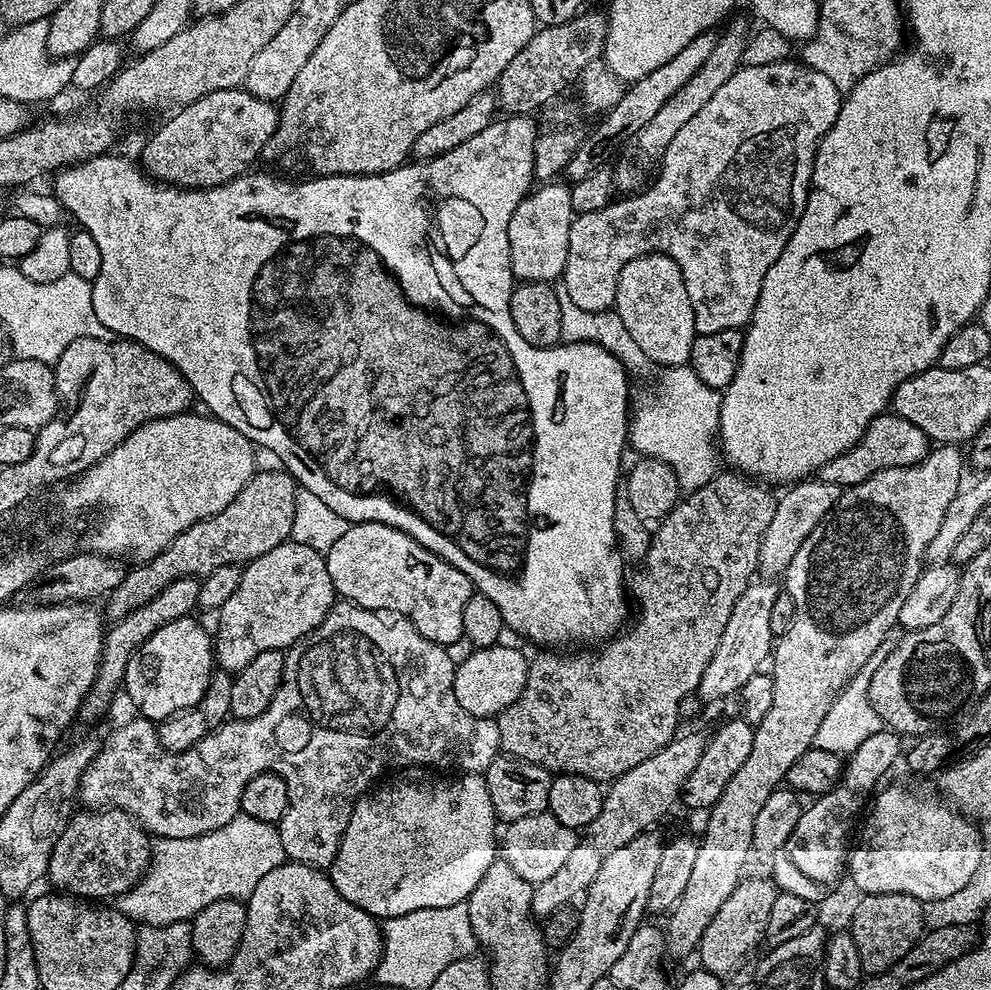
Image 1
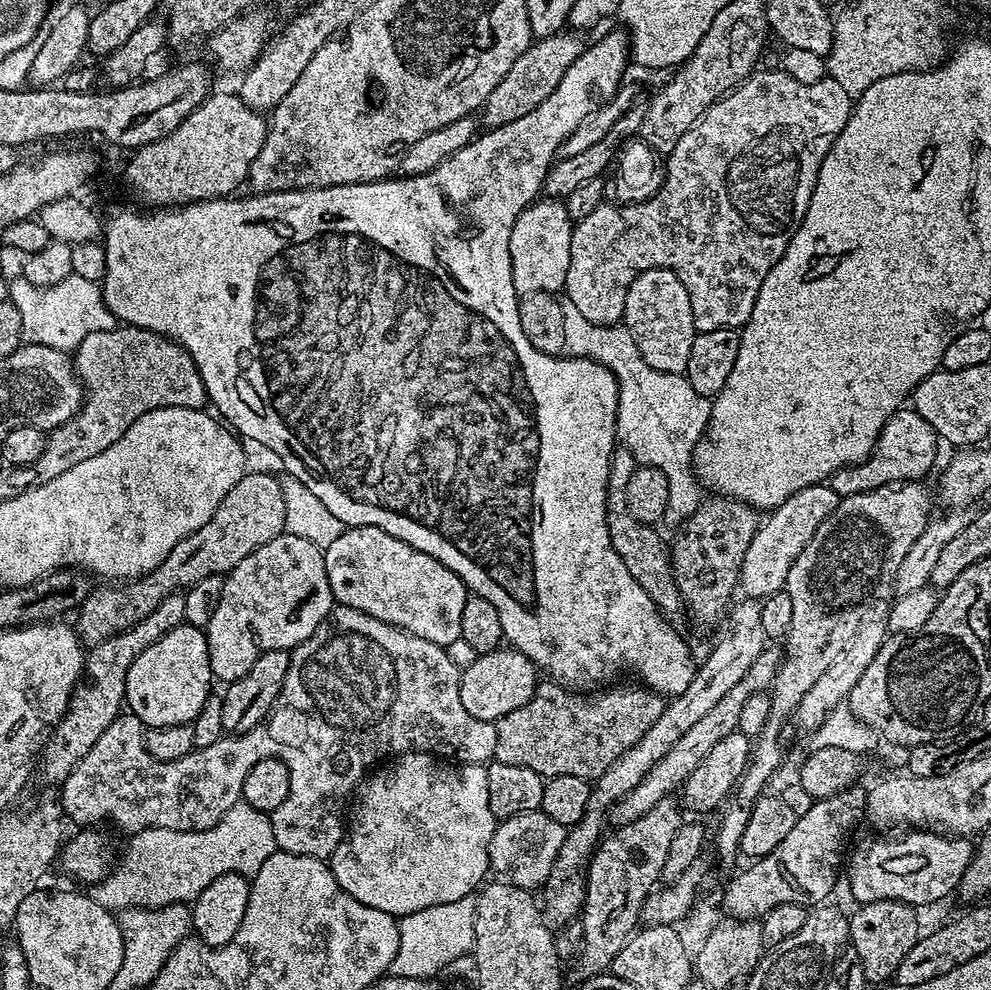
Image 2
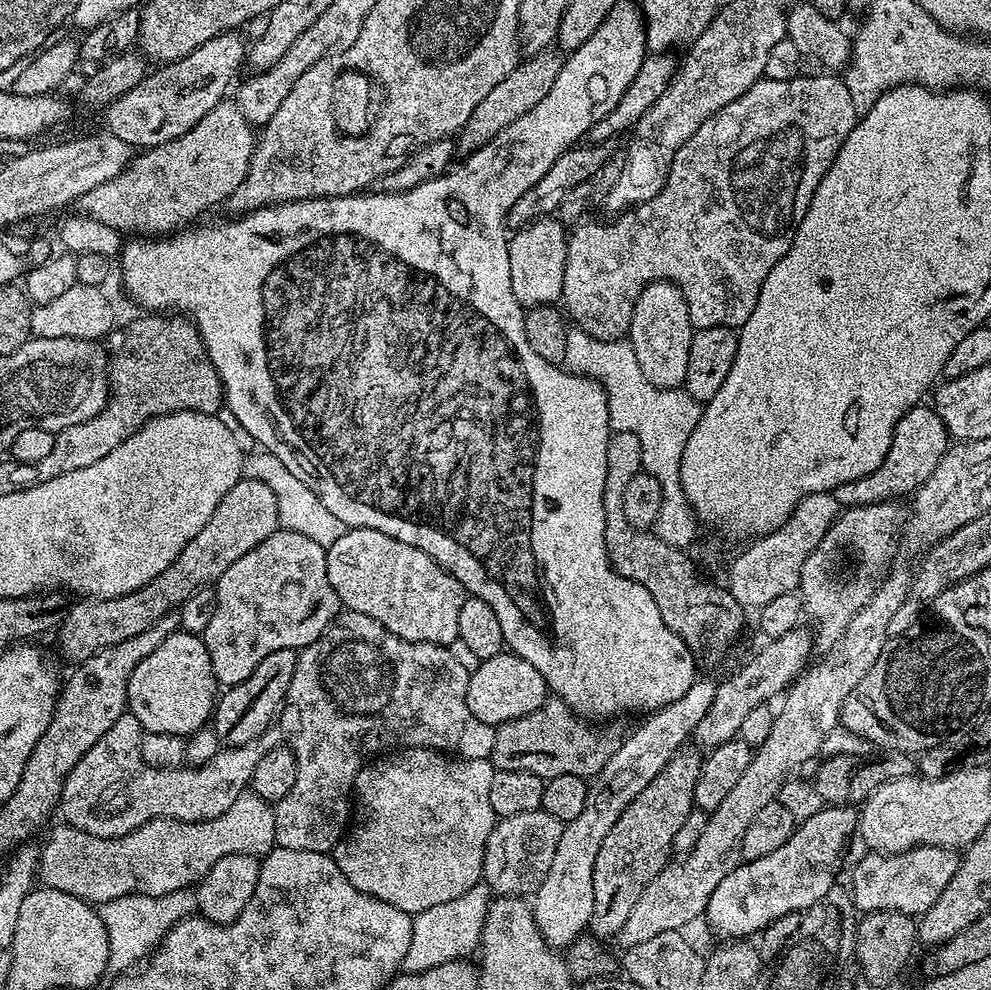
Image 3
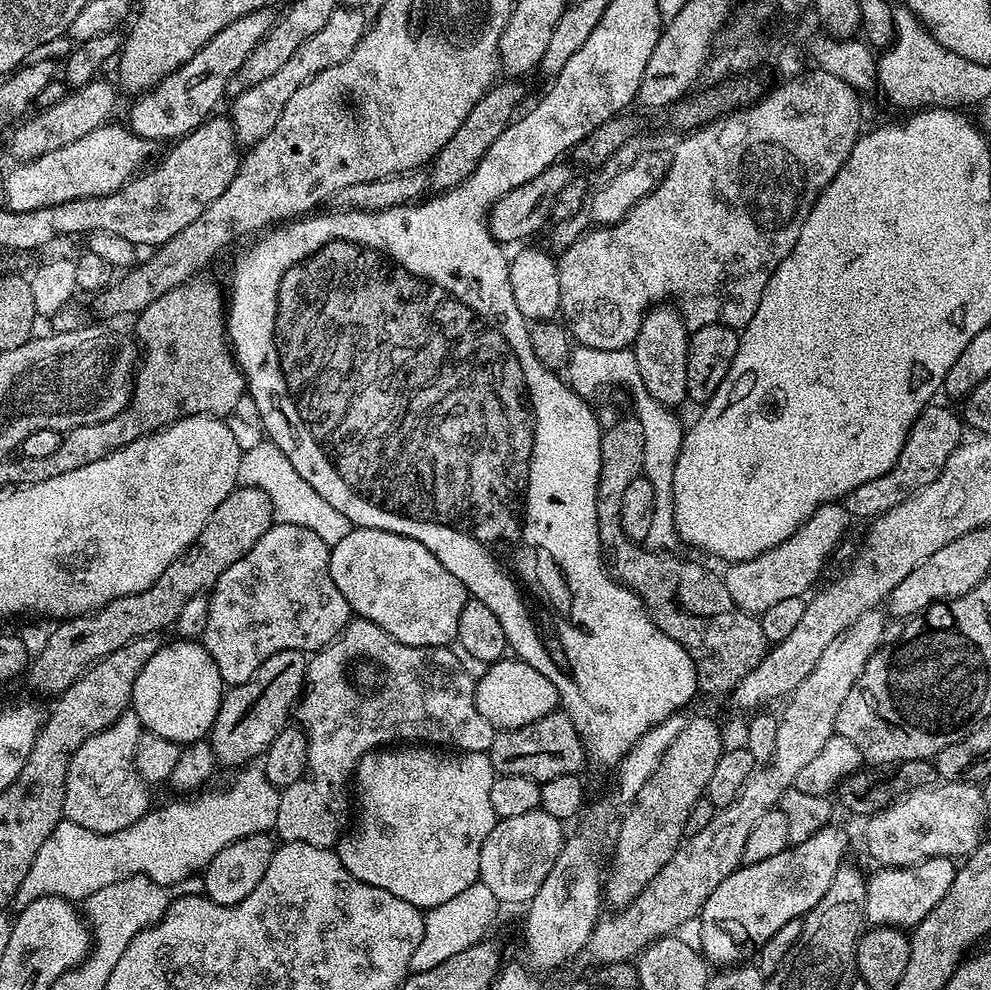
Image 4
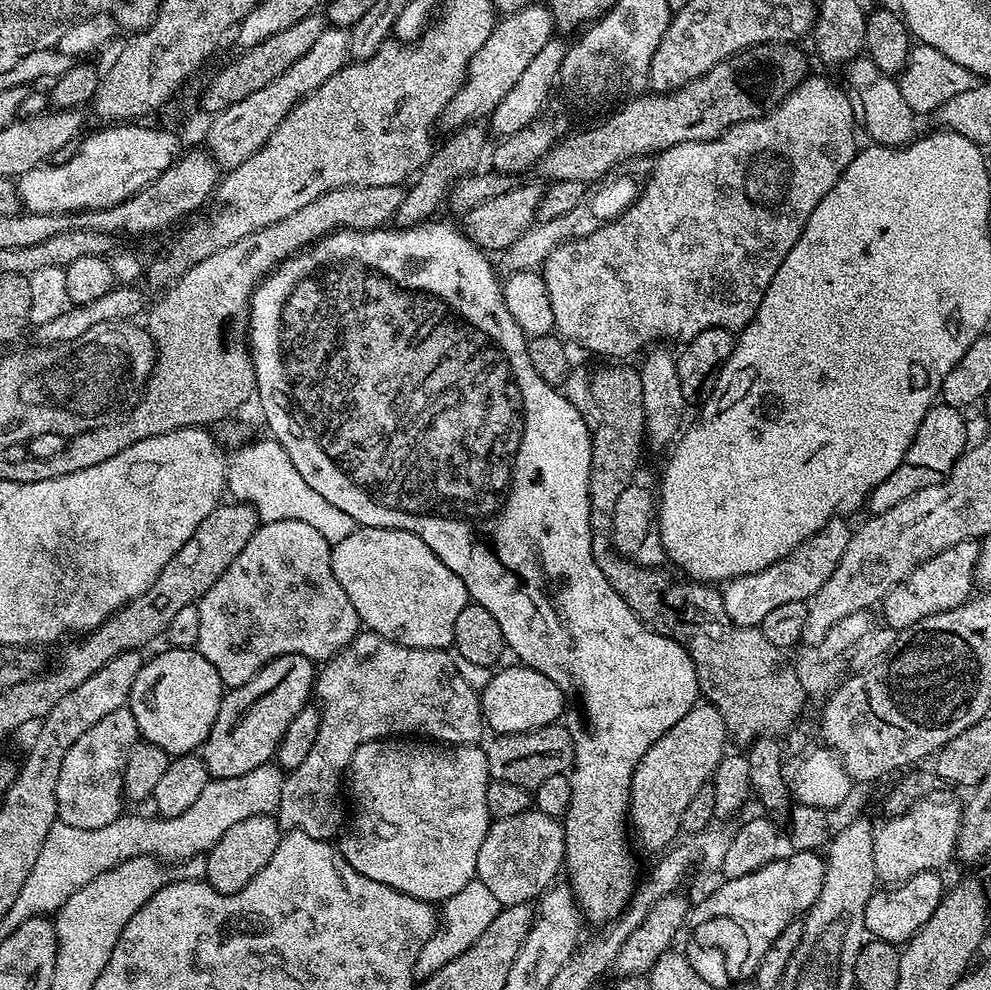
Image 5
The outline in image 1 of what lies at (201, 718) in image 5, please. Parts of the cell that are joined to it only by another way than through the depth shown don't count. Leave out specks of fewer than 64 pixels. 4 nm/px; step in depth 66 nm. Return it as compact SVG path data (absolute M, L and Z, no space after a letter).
M195 615L183 616L174 622L166 622L162 630L154 630L150 638L140 645L140 649L130 658L124 671L123 691L128 691L132 704L145 720L159 722L170 718L170 714L178 714L187 708L195 708L206 694L206 686L214 671L214 640L202 625L196 621Z

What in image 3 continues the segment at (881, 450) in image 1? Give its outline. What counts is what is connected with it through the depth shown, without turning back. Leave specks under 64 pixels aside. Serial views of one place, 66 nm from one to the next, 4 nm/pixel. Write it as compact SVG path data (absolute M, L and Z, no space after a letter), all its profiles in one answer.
M921 402L902 414L894 430L890 450L886 450L886 458L882 458L882 466L878 466L878 470L832 489L831 494L839 502L841 509L896 502L901 499L899 496L911 497L926 482L926 478L934 474L934 466L942 462L950 447L950 437L942 418L938 418L935 407L928 405L927 408L926 405L927 403Z

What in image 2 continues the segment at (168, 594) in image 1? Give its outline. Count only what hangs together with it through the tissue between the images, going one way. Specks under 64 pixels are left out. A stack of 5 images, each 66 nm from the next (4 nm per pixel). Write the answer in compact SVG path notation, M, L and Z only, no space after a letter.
M175 592L170 594L170 598L162 598L162 606L158 606L158 610L142 618L142 622L130 626L130 630L122 630L122 634L114 634L87 649L84 657L84 674L76 683L66 714L50 734L44 751L40 754L38 776L53 786L64 783L70 770L74 770L74 766L78 766L78 762L86 758L90 746L98 742L102 730L106 730L106 726L110 726L110 722L114 722L116 717L121 715L126 704L126 674L130 666L134 666L134 658L138 658L138 654L146 650L146 646L158 642L158 638L170 634L170 630L185 623L185 618L186 596Z

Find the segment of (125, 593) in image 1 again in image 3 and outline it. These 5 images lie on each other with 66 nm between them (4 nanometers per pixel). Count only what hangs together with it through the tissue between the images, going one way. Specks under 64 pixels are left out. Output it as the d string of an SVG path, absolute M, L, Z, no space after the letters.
M240 479L226 498L218 502L218 510L210 514L210 522L206 522L190 542L186 542L186 550L182 550L182 554L178 554L178 558L174 558L174 562L170 562L154 582L118 598L77 599L65 611L58 629L61 654L71 662L79 662L98 654L98 650L106 646L118 646L118 642L126 642L126 638L142 634L142 630L154 626L154 622L167 612L177 611L200 588L215 585L222 574L242 558L242 554L250 554L258 542L266 542L266 538L279 528L278 498L274 498L274 490L261 480Z

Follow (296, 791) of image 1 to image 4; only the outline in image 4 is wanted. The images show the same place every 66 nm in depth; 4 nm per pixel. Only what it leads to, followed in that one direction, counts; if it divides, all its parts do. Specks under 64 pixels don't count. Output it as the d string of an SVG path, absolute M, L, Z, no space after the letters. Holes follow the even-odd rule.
M353 618L348 621L347 626L340 631L328 645L319 652L311 653L308 656L308 669L304 675L304 691L298 700L298 716L300 712L299 723L304 729L304 733L308 735L308 770L306 773L306 781L299 789L300 800L296 801L294 808L298 815L304 816L304 832L302 838L307 844L320 844L321 842L339 841L342 835L340 824L336 820L328 820L336 811L339 810L340 804L336 799L340 796L340 791L344 787L349 787L350 781L353 779L356 763L360 761L367 752L379 749L381 746L391 745L401 736L404 742L419 742L424 746L443 746L448 750L459 750L462 752L488 752L490 746L494 742L497 729L490 726L490 722L486 722L486 718L482 718L482 714L478 714L478 706L476 705L476 680L470 674L466 674L462 670L461 663L451 653L448 646L443 648L419 648L418 646L406 646L402 642L398 642L390 634L386 634L386 630L382 630L382 626L378 626L369 620ZM129 710L106 726L106 730L86 738L86 742L78 746L70 758L66 774L64 815L67 820L78 826L86 826L86 830L94 830L97 834L114 834L118 830L126 830L126 826L134 826L138 818L149 812L154 804L148 793L151 791L136 769L141 731L140 719Z

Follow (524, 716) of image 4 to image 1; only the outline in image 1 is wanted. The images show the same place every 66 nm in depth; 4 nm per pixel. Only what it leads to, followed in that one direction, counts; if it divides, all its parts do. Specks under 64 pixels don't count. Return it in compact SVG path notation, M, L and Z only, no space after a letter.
M498 643L490 648L475 649L466 661L456 665L454 698L458 698L458 706L471 716L499 716L510 702L520 697L526 686L529 657L524 654L519 648L507 648Z

